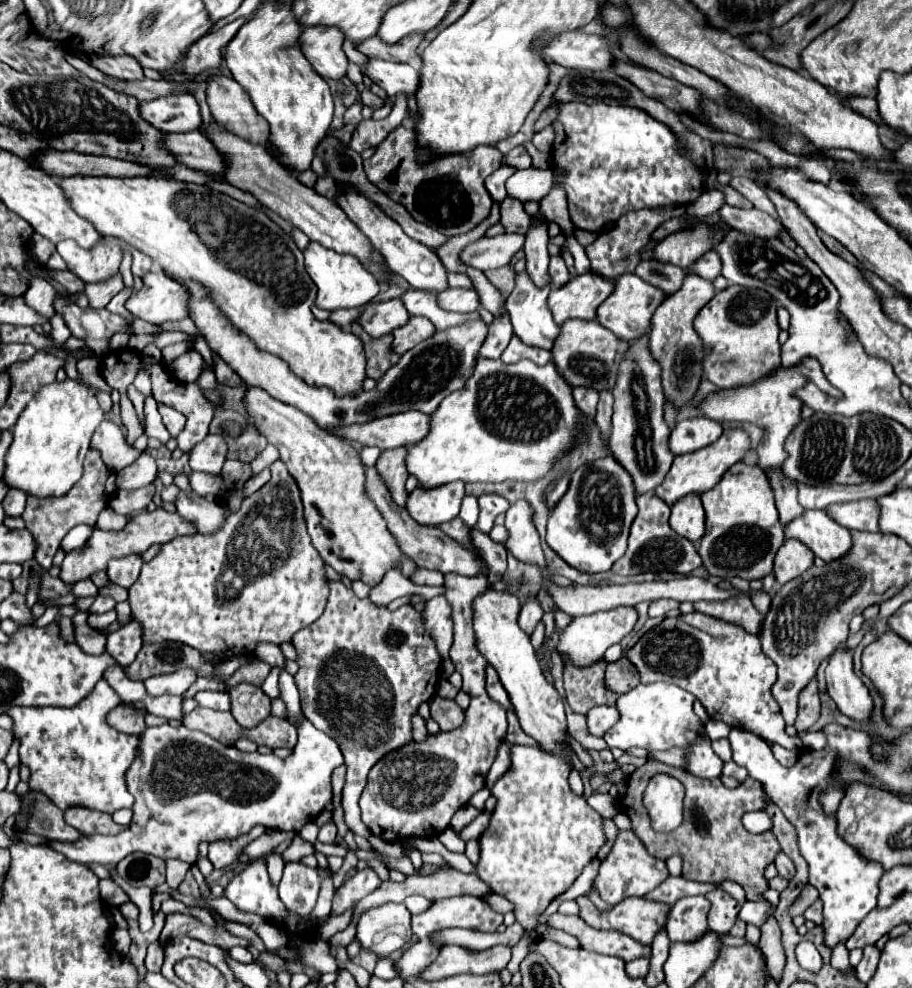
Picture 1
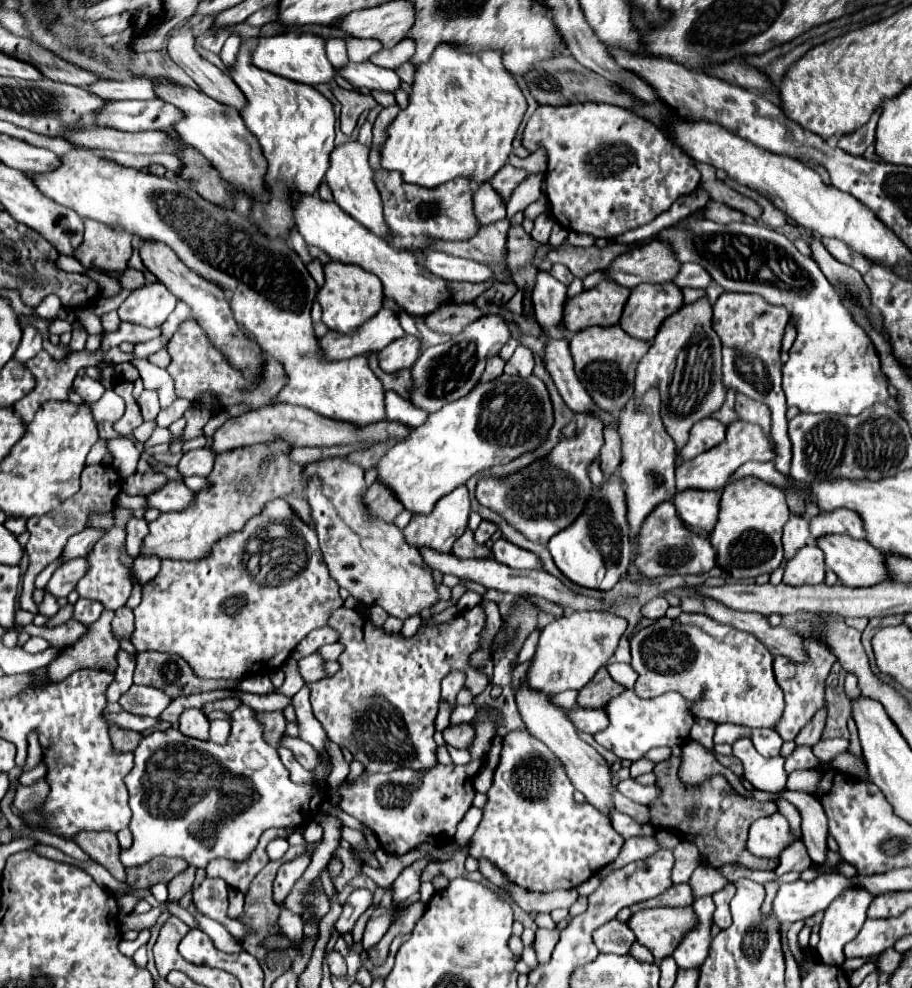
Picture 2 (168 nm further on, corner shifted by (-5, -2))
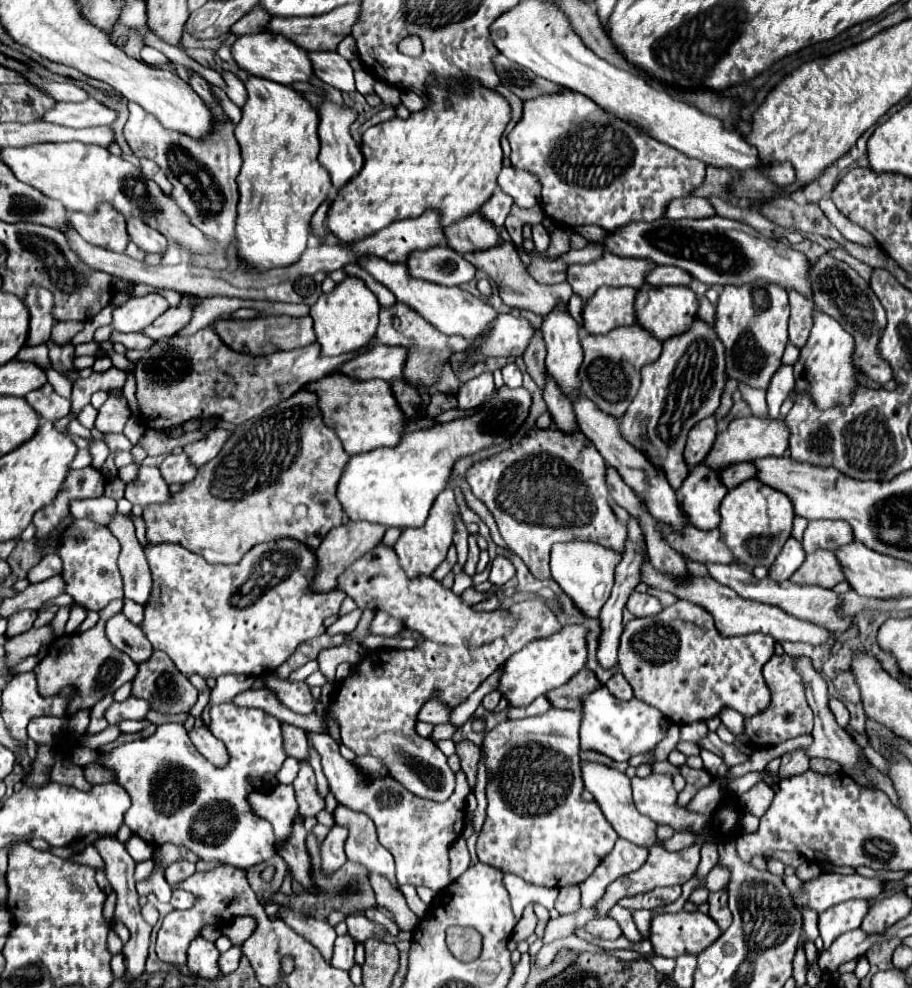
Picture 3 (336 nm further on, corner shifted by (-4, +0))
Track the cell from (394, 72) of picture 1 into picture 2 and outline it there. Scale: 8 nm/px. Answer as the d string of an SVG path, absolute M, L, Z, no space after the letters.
M371 61L367 63L347 63L343 65L341 69L337 69L337 73L347 79L353 87L361 89L361 87L367 87L367 89L381 89L381 91L397 91L401 81L397 77L397 73L393 69L383 69L383 67L377 67L373 65Z

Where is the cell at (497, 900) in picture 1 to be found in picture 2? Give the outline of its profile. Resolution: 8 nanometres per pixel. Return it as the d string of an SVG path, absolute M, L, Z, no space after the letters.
M613 919L611 923L605 923L603 927L595 929L593 941L595 941L599 953L627 955L629 953L629 947L635 941L635 933L629 929L627 923Z

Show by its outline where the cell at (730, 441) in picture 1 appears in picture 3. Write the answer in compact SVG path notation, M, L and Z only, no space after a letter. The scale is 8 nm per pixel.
M744 417L734 419L728 423L724 431L718 433L714 447L704 459L704 465L710 465L714 471L722 471L728 465L740 463L740 461L756 461L760 457L780 457L788 447L788 429L784 421L772 421L772 419L756 419L756 417Z

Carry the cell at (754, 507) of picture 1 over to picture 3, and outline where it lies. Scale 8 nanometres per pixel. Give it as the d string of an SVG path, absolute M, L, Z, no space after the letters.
M752 477L726 493L720 505L720 515L722 521L718 529L736 563L748 567L770 567L792 533L794 509L790 499L782 491L772 489L770 485L760 483L756 477Z

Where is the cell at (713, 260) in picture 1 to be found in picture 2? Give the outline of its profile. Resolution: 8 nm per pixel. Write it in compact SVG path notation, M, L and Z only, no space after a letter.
M683 263L679 273L675 275L673 283L683 289L683 287L695 287L695 289L705 289L713 279L707 275L707 271L703 271L703 267L699 267L697 263Z

